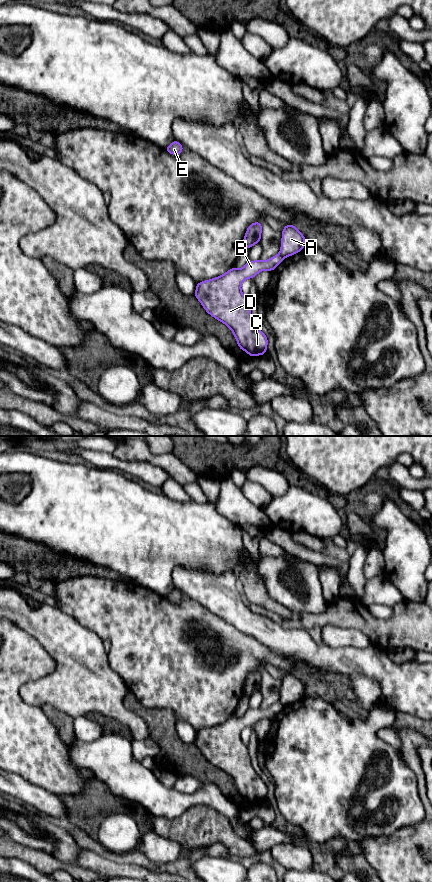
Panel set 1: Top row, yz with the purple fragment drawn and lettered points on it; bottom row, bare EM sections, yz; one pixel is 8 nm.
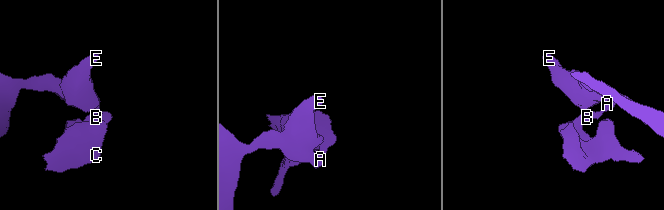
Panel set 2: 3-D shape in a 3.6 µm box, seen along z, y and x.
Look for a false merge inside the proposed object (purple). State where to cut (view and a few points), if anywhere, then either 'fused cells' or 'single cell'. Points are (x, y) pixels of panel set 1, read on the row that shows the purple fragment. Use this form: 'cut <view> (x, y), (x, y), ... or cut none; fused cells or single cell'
cut yz (280, 253), (283, 257); fused cells

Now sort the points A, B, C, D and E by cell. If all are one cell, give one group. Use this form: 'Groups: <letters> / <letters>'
Groups: A E / B C D

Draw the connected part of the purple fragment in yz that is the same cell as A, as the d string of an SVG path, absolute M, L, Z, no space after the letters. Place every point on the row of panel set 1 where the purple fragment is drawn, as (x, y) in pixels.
M285 225L282 231L280 254L283 258L289 257L304 249L305 237L294 225Z

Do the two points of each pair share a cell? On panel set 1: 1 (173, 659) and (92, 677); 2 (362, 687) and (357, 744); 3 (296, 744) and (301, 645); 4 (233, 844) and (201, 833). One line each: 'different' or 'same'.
1: different
2: different
3: different
4: same

